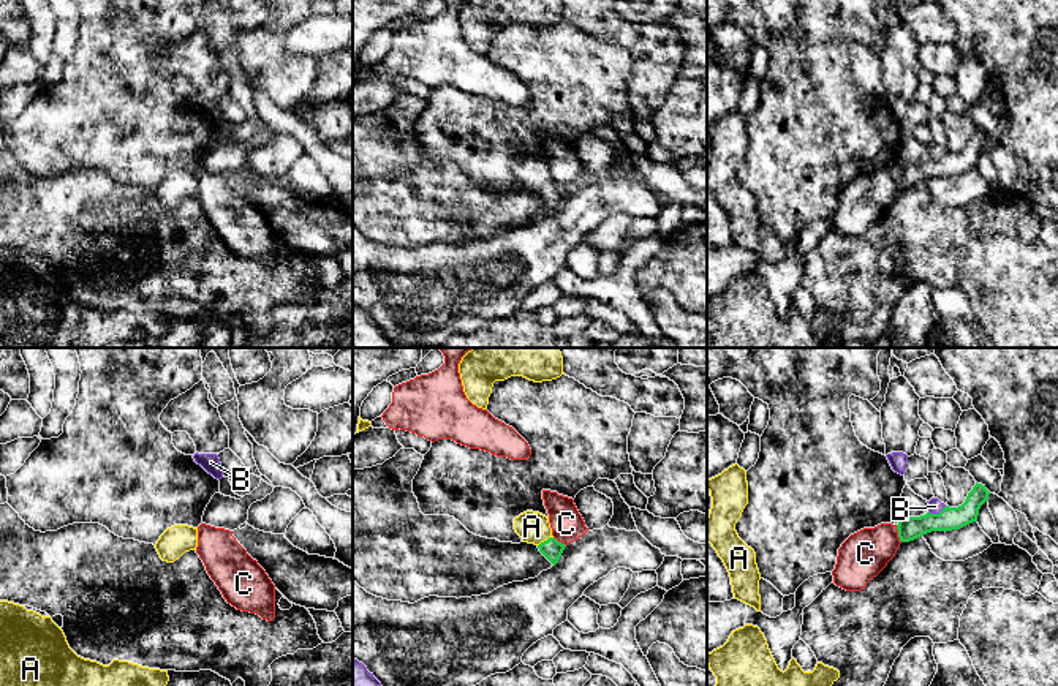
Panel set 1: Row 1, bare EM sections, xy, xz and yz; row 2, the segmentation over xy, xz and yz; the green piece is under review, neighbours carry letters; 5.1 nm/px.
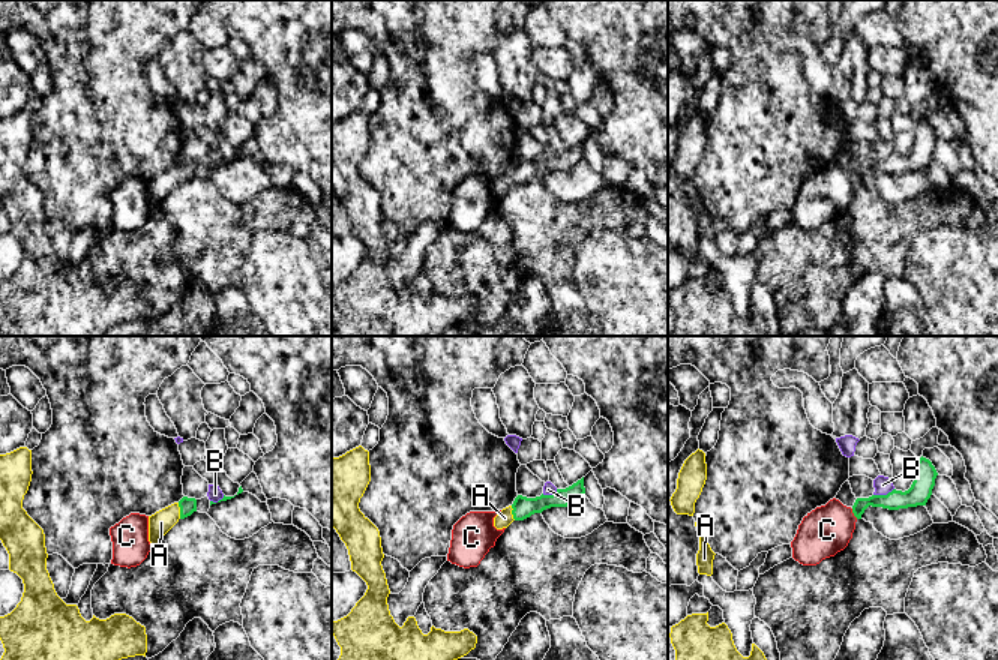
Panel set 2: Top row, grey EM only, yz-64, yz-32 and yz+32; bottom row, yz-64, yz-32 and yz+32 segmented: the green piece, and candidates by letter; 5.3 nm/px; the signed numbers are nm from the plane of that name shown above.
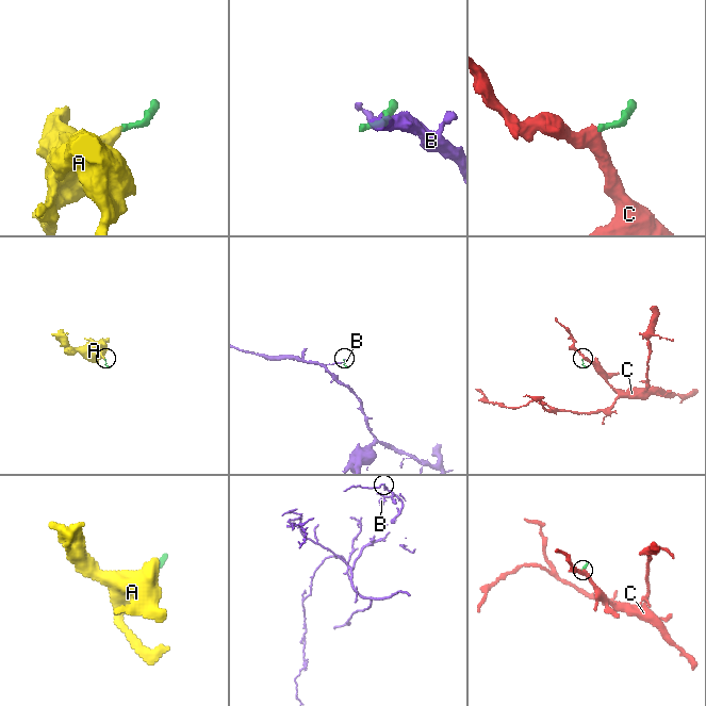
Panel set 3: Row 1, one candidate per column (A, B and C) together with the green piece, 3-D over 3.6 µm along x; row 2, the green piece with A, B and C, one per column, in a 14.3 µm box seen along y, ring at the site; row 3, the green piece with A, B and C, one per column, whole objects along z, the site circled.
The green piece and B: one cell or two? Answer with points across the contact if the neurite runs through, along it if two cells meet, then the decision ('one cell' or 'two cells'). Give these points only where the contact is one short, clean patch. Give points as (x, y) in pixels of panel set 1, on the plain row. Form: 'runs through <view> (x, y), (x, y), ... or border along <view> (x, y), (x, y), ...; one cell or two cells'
border along yz (946, 152), (938, 158), (929, 158); two cells

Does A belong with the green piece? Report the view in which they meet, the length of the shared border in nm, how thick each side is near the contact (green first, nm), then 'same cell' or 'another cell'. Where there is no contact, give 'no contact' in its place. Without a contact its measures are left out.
meets green in xz; contact 90 nm long; 100 nm thick on the green side, 160 nm on the other; same cell

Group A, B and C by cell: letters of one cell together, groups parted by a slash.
A / B / C

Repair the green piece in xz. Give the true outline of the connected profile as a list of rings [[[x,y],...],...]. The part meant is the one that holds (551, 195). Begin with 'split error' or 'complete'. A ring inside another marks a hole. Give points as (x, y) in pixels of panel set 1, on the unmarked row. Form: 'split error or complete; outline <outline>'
split error; outline [[[527,156],[514,164],[514,175],[523,188],[535,190],[554,212],[558,209],[566,191],[552,182],[549,163]]]

